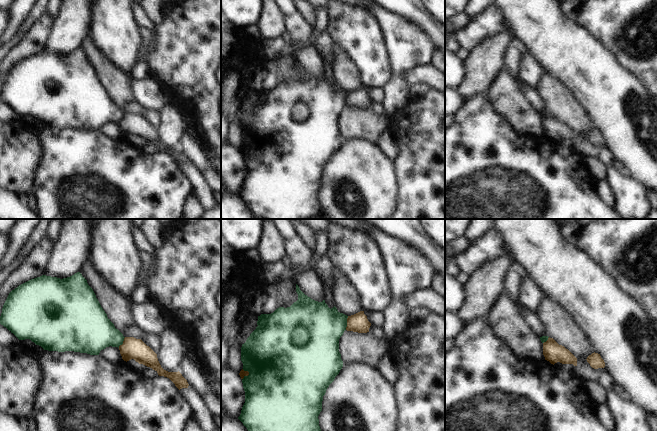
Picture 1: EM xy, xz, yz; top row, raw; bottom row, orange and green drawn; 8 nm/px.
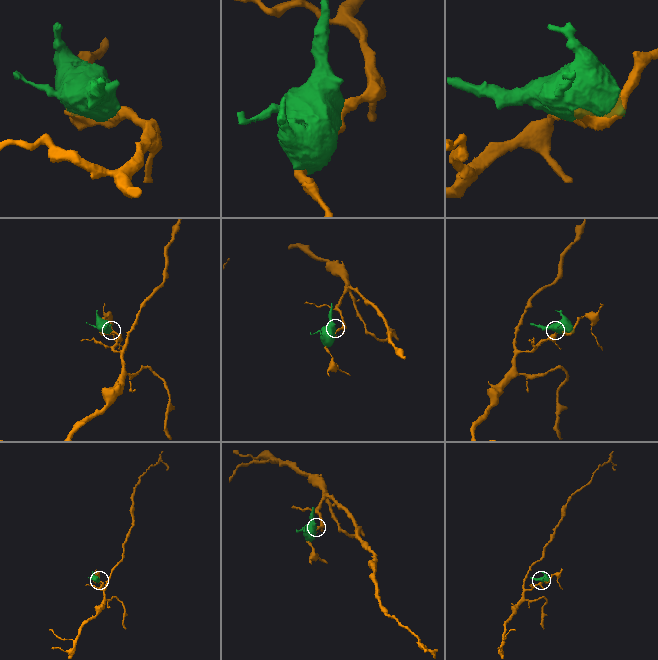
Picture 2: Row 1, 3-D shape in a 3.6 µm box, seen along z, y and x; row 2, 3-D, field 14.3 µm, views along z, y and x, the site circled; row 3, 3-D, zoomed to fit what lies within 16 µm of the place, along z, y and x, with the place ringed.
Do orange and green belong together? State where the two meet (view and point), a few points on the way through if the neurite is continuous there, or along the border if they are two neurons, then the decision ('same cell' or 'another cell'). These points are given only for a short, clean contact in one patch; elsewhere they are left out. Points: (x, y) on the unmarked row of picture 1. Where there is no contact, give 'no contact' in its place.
contact xz (347, 99); another cell

